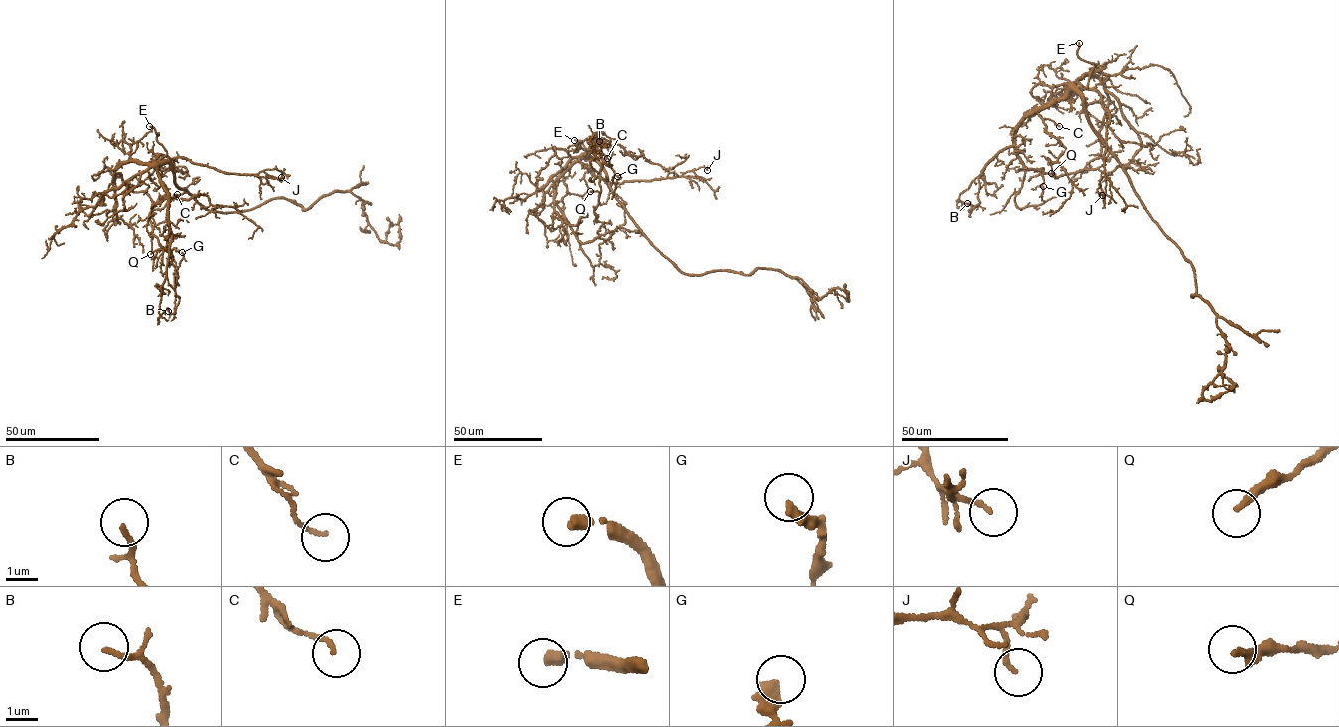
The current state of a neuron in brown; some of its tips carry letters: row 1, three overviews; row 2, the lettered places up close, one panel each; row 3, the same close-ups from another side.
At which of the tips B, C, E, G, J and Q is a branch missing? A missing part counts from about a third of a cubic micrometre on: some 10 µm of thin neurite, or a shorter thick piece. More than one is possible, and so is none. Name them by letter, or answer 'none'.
E

